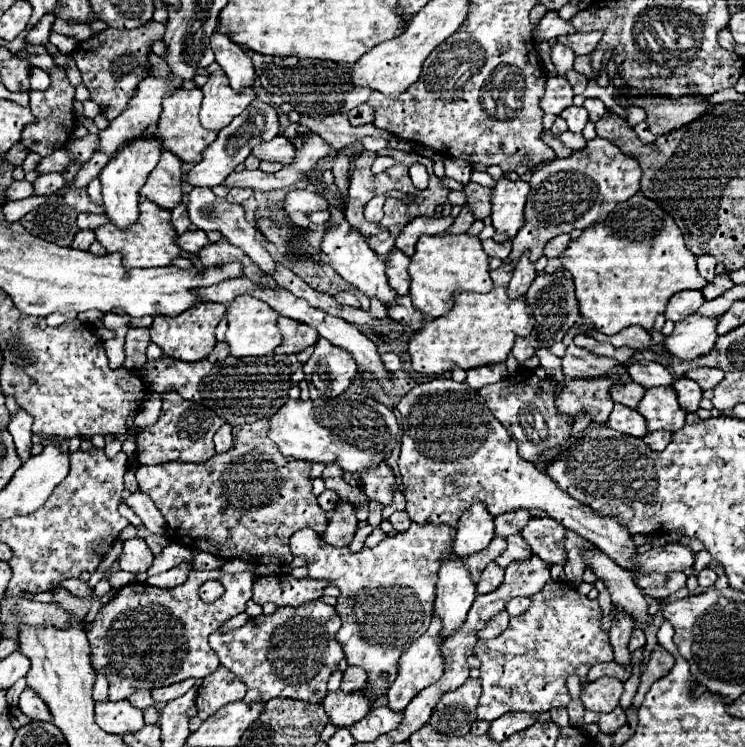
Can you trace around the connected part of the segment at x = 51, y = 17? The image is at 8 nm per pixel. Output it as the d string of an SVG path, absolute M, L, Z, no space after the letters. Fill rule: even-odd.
M48 13L48 15L44 15L44 19L40 19L40 23L36 23L36 27L32 27L30 33L26 35L26 41L28 41L30 45L43 45L47 48L49 45L48 52L52 56L59 53L58 49L49 42L48 38L54 21L56 21L56 15L54 15L54 13Z

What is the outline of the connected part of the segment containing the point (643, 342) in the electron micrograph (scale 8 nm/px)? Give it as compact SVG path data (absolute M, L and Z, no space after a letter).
M628 327L628 329L612 335L612 337L604 337L600 331L586 331L586 333L592 335L592 337L596 337L598 341L608 341L608 343L612 343L614 347L626 345L626 347L632 347L632 349L636 349L636 351L648 349L648 347L652 345L652 333L646 331L646 329L642 329L642 327Z

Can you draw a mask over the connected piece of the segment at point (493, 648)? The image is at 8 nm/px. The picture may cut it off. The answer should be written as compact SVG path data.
M548 581L536 595L532 595L530 609L524 615L510 617L510 625L500 637L490 641L478 641L474 647L474 655L482 663L482 695L476 707L476 715L480 721L494 721L504 713L542 713L554 707L568 707L570 693L566 687L566 679L576 673L580 665L592 667L596 663L614 659L608 633L602 629L602 609L598 601L590 601L564 581Z

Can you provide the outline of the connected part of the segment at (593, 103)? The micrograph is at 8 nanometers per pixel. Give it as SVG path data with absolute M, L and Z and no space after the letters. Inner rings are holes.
M586 99L586 101L584 101L584 109L588 111L590 121L594 121L594 123L608 111L600 99Z

